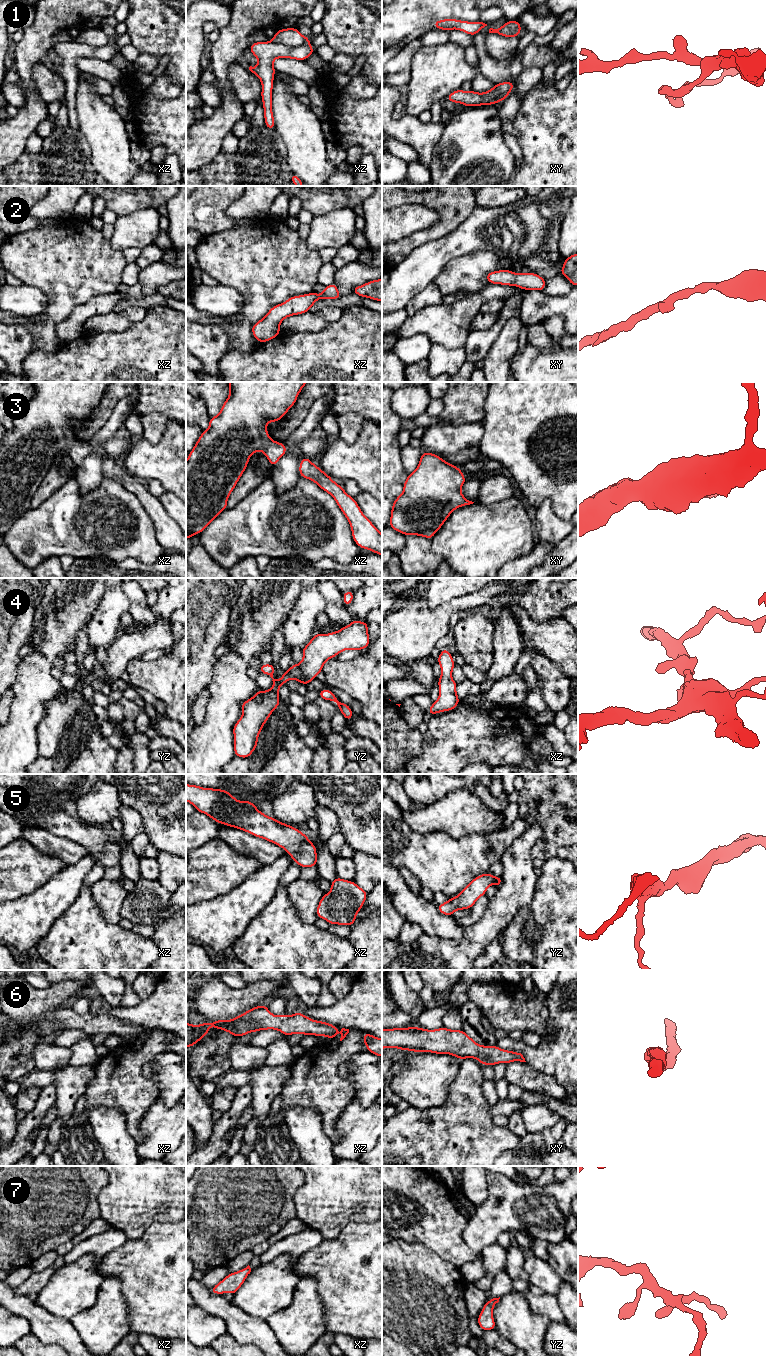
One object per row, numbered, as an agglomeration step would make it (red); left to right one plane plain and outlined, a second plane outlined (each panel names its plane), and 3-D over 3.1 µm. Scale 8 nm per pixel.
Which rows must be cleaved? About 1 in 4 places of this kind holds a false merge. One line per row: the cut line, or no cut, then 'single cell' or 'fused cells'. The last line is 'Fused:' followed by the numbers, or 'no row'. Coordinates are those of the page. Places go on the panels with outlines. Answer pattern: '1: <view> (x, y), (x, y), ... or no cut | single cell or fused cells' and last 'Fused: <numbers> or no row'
1: xz (271, 41), (290, 46), (300, 46), (308, 43) | fused cells
2: no cut | single cell
3: no cut | single cell
4: no cut | single cell
5: no cut | single cell
6: no cut | single cell
7: no cut | single cell
Fused: 1

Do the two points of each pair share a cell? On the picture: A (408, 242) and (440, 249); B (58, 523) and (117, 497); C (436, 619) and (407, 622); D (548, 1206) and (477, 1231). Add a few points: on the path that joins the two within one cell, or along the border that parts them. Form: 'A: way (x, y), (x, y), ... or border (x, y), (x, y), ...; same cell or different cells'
A: border (443, 236), (416, 247), (403, 260); different cells
B: way (73, 523), (91, 523), (102, 512); same cell
C: way (429, 622), (414, 622); same cell
D: way (530, 1208), (506, 1208), (495, 1215); same cell

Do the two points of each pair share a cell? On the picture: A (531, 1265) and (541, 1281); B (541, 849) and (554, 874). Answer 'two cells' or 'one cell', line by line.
A: one cell
B: two cells

